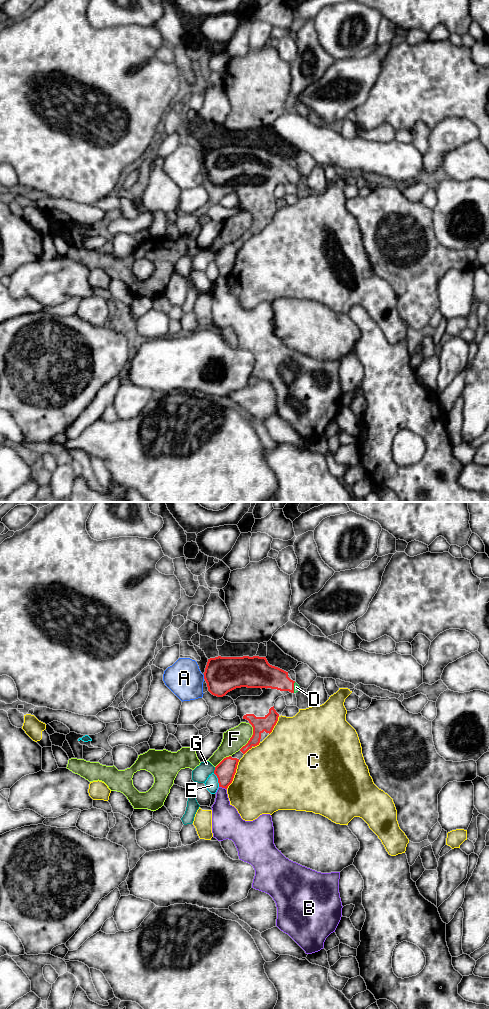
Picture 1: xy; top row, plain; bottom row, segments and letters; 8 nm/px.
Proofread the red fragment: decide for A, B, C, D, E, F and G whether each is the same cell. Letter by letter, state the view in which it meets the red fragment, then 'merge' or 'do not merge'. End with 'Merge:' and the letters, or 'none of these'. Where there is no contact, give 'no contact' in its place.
A: contact in xy; do not merge
B: contact in xy; do not merge
C: contact in xy; do not merge
D: contact in xy; merge
E: contact in xy; do not merge
F: contact in xy; do not merge
G: contact in xy; do not merge
Merge: D

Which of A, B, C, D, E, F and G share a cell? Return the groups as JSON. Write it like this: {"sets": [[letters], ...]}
{"sets": [["A"], ["B"], ["C"], ["D"], ["E"], ["F"], ["G"]]}

